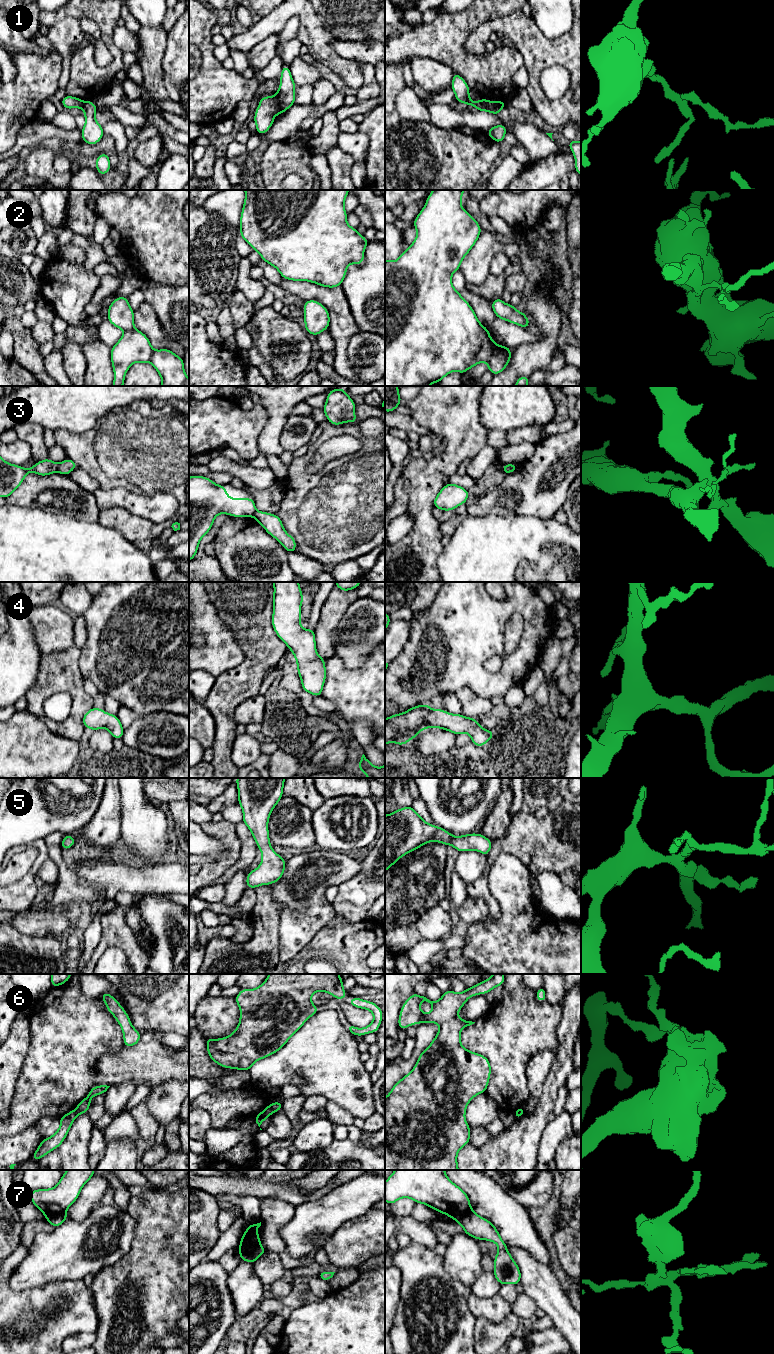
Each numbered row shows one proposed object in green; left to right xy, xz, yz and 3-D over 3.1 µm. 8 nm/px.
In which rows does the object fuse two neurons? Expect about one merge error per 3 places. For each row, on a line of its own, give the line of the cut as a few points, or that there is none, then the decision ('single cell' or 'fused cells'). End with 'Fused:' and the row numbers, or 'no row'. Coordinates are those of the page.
1: xz (274, 96), (283, 111) | fused cells
2: no cut | single cell
3: xy (59, 464), (57, 471) | fused cells
4: no cut | single cell
5: no cut | single cell
6: xz (270, 1104), (272, 1112) | fused cells
7: xz (260, 1243), (257, 1245), (246, 1244), (239, 1251) | fused cells
Fused: 1, 3, 6, 7

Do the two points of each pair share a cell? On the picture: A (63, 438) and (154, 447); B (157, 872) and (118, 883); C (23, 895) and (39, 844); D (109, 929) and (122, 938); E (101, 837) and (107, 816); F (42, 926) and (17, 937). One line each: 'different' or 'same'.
A: same
B: same
C: same
D: same
E: same
F: different

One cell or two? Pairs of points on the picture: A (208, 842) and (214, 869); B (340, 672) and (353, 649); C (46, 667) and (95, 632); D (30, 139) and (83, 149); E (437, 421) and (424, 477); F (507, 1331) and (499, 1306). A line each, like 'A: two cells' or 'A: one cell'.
A: two cells
B: two cells
C: two cells
D: two cells
E: one cell
F: two cells

